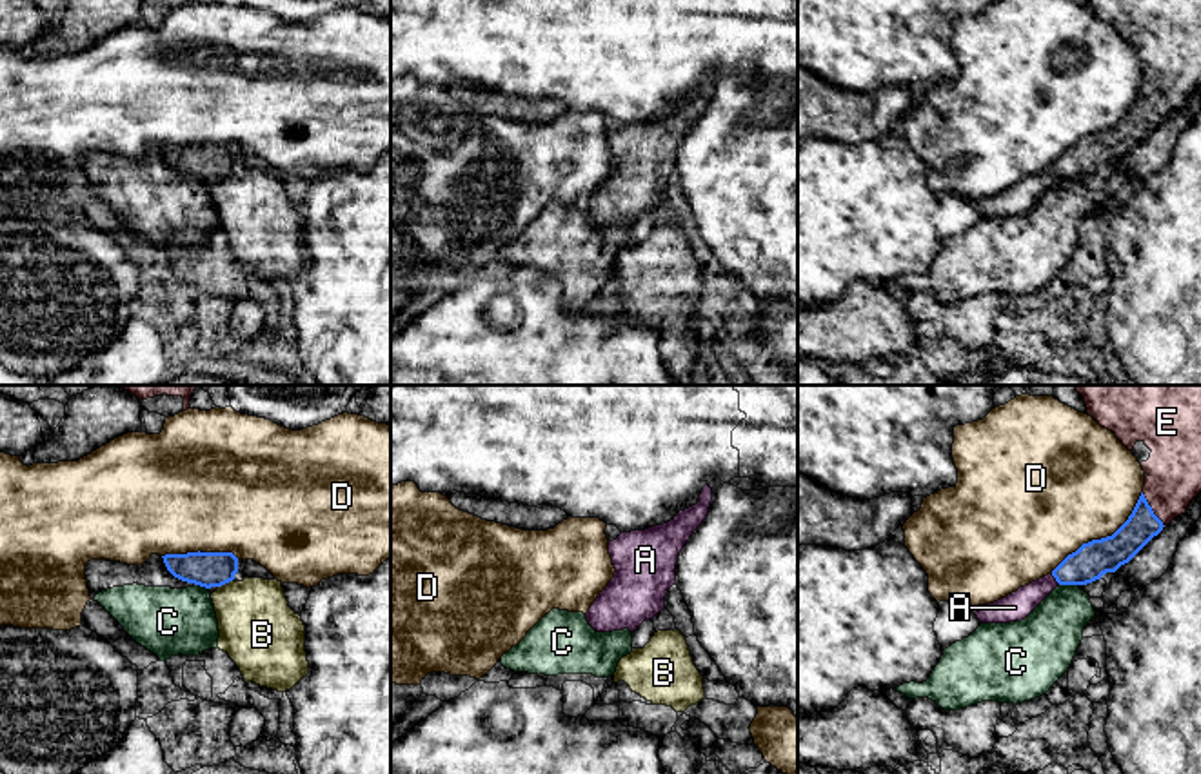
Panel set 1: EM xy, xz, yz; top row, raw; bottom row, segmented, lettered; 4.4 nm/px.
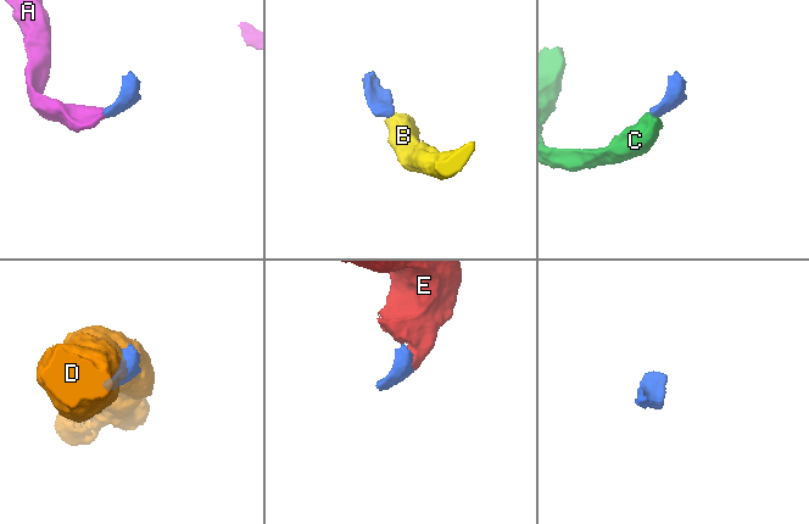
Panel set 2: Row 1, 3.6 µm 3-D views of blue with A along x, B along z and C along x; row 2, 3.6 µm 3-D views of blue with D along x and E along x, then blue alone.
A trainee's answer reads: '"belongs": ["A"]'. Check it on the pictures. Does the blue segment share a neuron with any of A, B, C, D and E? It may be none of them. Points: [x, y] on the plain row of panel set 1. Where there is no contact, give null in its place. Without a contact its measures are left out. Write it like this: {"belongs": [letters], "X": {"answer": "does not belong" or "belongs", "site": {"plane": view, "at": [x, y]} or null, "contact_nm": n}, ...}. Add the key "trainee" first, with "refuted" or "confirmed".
{"trainee": "refuted", "belongs": ["A", "E"], "A": {"answer": "belongs", "site": {"plane": "yz", "at": [1056, 173]}, "contact_nm": 60}, "B": {"answer": "does not belong", "site": {"plane": "xy", "at": [226, 175]}, "contact_nm": 80}, "C": {"answer": "does not belong", "site": {"plane": "yz", "at": [1069, 177]}, "contact_nm": 80}, "D": {"answer": "does not belong", "site": {"plane": "yz", "at": [1101, 131]}, "contact_nm": 550}, "E": {"answer": "belongs", "site": {"plane": "yz", "at": [1151, 102]}, "contact_nm": 180}}

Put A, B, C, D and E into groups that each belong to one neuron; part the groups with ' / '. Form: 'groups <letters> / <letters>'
groups A E / B / C / D

